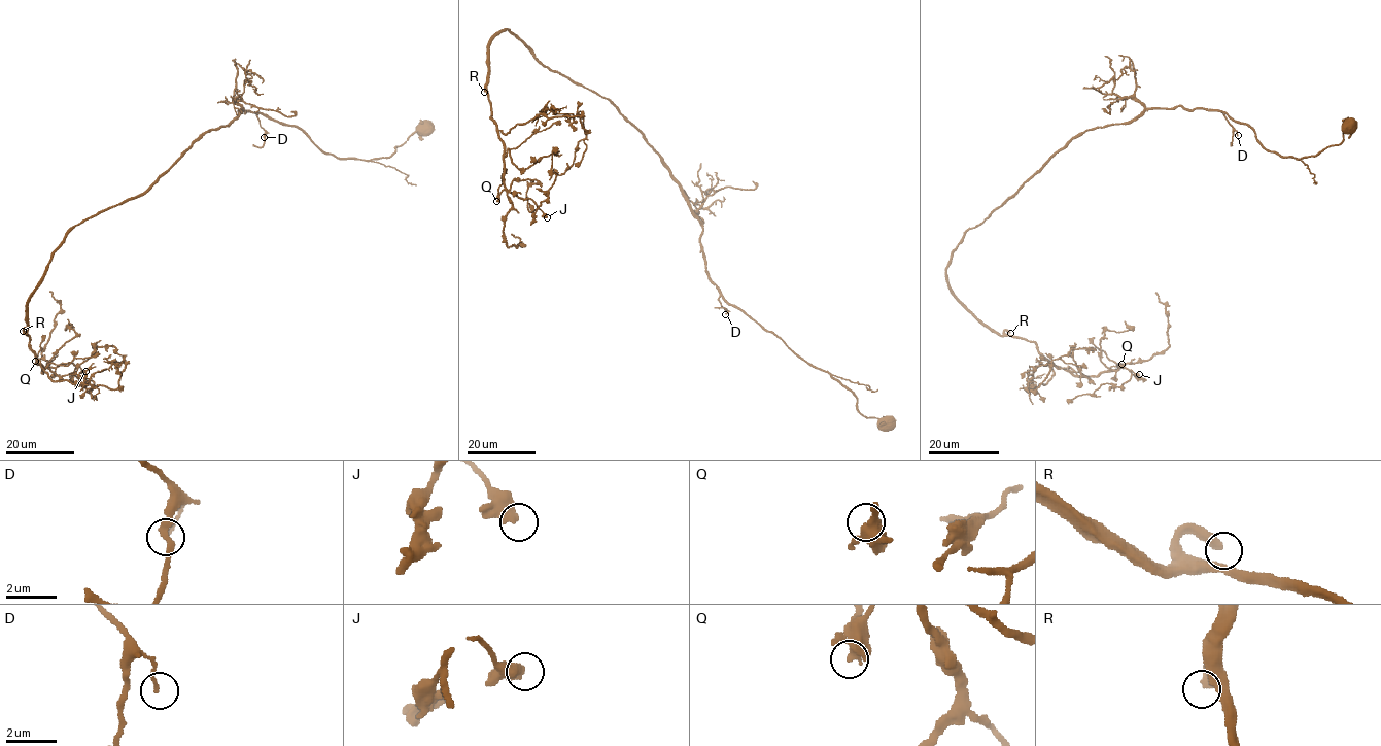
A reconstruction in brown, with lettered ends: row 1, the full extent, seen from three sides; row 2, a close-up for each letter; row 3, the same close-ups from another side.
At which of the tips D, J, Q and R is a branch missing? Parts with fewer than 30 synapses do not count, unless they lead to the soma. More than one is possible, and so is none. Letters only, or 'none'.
R

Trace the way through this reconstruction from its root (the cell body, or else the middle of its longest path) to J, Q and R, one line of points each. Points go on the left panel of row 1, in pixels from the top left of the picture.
J: (425, 130), (389, 157), (342, 159), (242, 109), (147, 190), (72, 227), (25, 333), (42, 373), (85, 371)
Q: (425, 130), (389, 157), (342, 159), (239, 110), (147, 190), (66, 233), (27, 304), (42, 373), (35, 361)
R: (425, 130), (389, 157), (342, 159), (296, 127), (242, 109), (147, 190), (66, 233), (23, 331)

